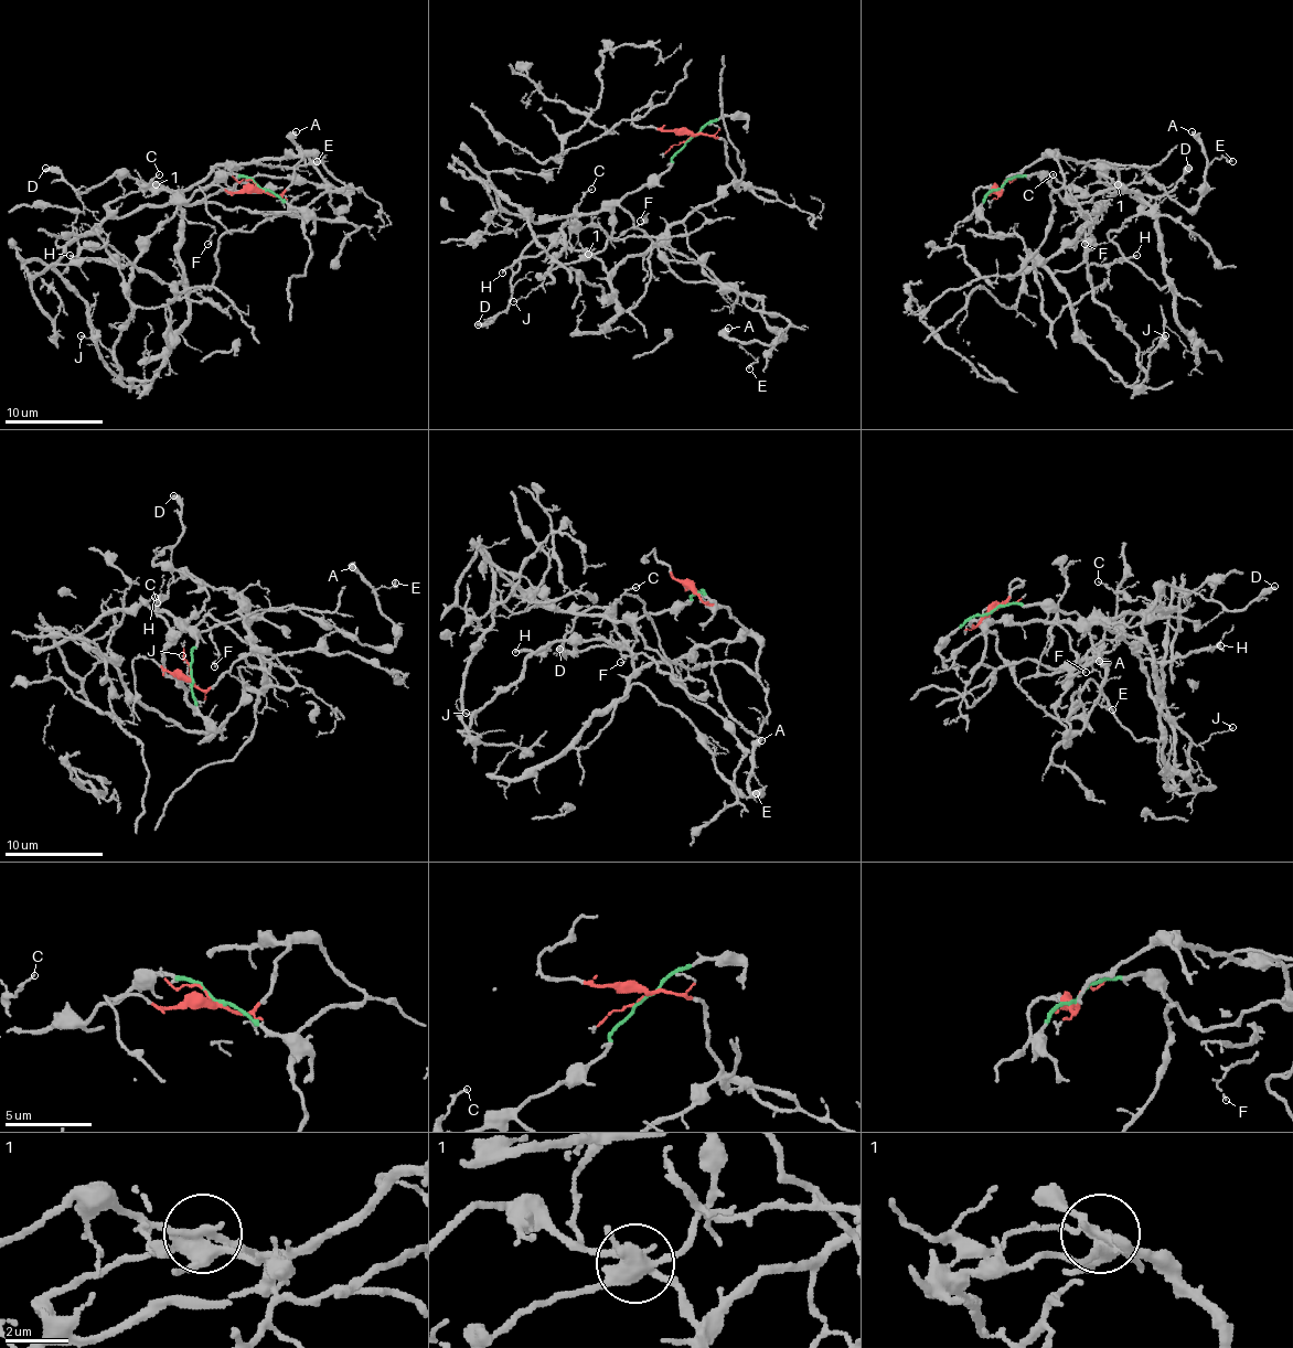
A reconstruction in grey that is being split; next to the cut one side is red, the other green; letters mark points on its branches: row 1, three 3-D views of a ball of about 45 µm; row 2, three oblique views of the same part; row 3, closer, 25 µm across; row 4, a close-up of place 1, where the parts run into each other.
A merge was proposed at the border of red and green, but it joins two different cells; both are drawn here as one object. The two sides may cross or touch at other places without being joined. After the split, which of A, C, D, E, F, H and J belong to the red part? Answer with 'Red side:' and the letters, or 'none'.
Red side: C, D

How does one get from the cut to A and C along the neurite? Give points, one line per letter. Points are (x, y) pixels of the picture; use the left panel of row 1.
A: (259, 186), (227, 173), (186, 201), (253, 177), (299, 177), (343, 207), (348, 199), (297, 132)
C: (257, 186), (275, 195), (301, 159), (218, 164), (177, 191), (138, 183), (142, 189), (159, 173)

